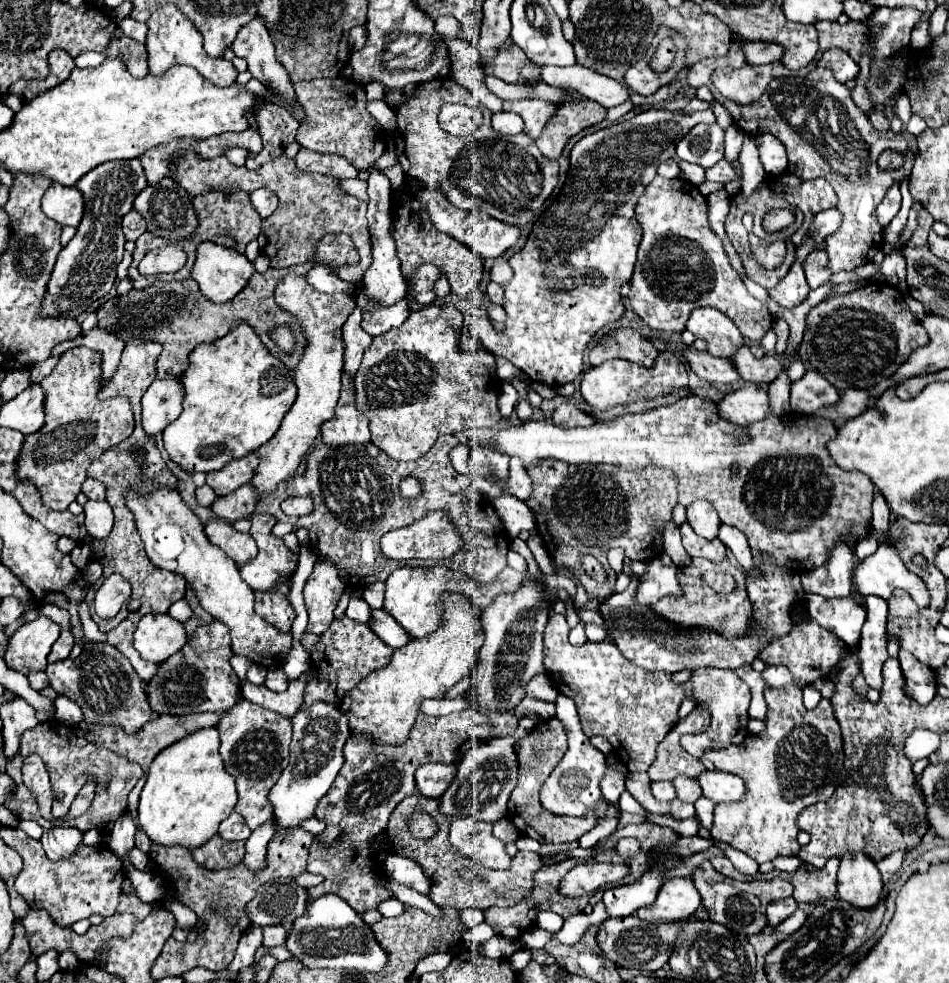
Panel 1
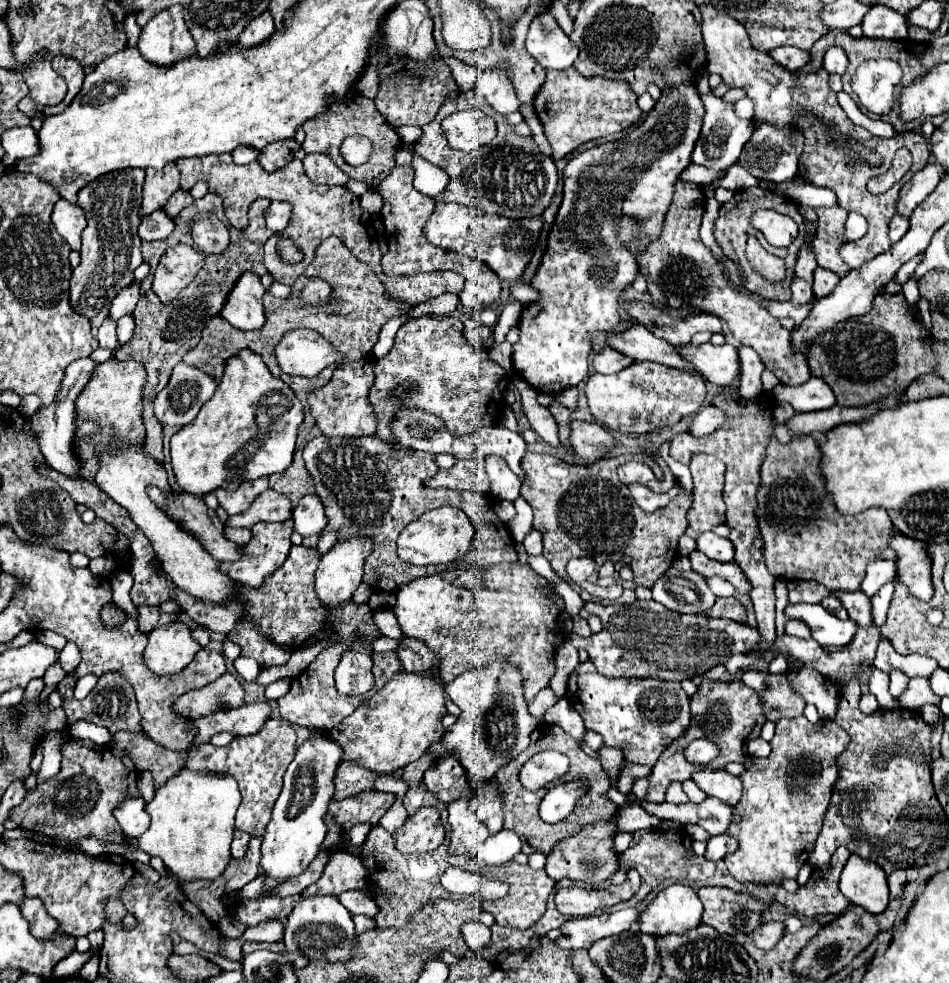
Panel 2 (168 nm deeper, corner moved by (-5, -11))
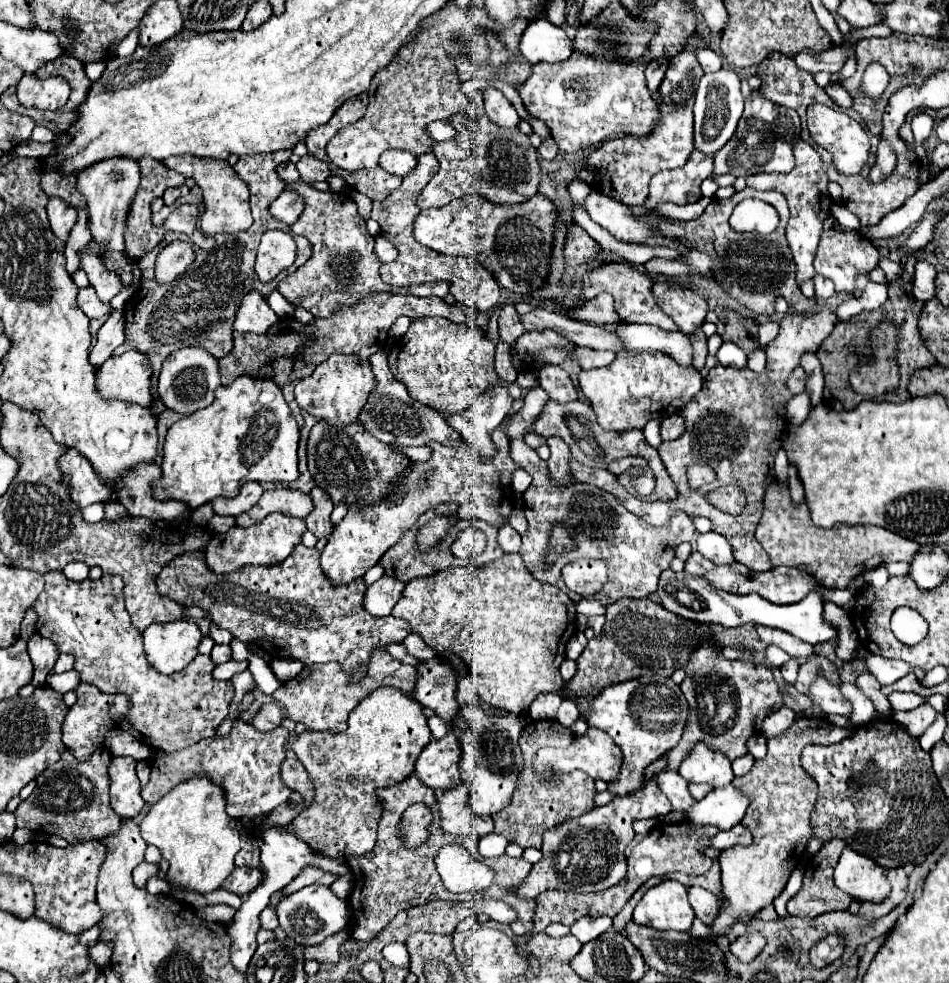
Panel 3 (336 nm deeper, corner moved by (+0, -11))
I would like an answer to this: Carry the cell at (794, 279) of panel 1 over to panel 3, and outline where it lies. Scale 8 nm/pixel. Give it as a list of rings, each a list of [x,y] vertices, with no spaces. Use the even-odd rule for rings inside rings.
[[[797,138],[795,140],[795,146],[793,146],[793,154],[795,154],[795,168],[787,174],[753,174],[753,176],[747,176],[747,186],[755,188],[755,190],[777,190],[781,192],[785,198],[787,198],[787,204],[789,204],[789,210],[791,210],[791,218],[787,222],[787,240],[789,240],[789,246],[791,246],[791,252],[793,252],[793,258],[795,258],[795,264],[797,264],[797,280],[803,282],[811,276],[815,276],[815,270],[813,270],[813,260],[815,260],[815,252],[817,252],[817,244],[819,244],[819,238],[821,238],[821,232],[823,232],[823,220],[829,216],[829,210],[831,210],[831,196],[827,192],[827,168],[821,160],[821,156],[817,154],[817,150]]]

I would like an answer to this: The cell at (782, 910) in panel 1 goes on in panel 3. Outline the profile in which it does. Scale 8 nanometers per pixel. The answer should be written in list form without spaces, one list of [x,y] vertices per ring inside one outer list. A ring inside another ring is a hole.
[[[749,932],[749,934],[743,934],[737,940],[733,940],[729,950],[739,962],[751,962],[763,950],[763,944],[765,944],[765,940],[759,932]]]

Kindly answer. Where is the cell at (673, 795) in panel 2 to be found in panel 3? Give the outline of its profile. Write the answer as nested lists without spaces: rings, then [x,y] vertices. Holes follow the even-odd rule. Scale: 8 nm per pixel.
[[[659,772],[657,774],[657,786],[659,790],[669,798],[675,810],[687,810],[695,804],[695,798],[689,794],[689,782],[679,776],[679,772]]]

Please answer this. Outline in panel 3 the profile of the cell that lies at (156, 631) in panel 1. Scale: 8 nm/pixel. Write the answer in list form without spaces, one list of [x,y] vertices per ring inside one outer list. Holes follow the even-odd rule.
[[[189,620],[153,622],[143,632],[149,662],[161,674],[183,670],[195,656],[203,638],[199,626]]]

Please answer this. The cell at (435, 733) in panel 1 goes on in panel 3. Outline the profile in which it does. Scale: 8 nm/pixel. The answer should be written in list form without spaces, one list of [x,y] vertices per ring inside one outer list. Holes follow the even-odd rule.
[[[413,804],[403,814],[403,826],[401,826],[401,838],[405,846],[419,846],[429,836],[429,824],[431,824],[431,812],[425,808],[425,804]]]

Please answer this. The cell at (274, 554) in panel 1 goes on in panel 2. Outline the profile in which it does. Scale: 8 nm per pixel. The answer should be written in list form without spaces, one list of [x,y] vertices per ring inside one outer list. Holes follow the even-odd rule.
[[[284,520],[284,522],[260,522],[252,528],[252,540],[244,546],[244,550],[248,552],[248,558],[238,560],[238,562],[222,562],[222,572],[232,576],[236,582],[250,586],[250,588],[260,588],[264,584],[264,580],[274,574],[286,560],[288,550],[290,550],[290,534],[294,532],[294,524],[292,520]]]

